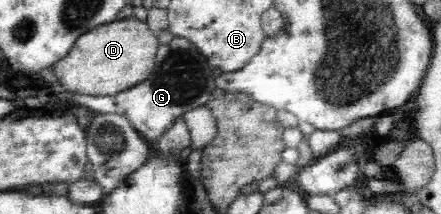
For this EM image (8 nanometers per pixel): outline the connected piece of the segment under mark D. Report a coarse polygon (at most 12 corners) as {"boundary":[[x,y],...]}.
{"boundary":[[130,16],[79,36],[52,64],[60,84],[87,96],[133,88],[160,45]]}

